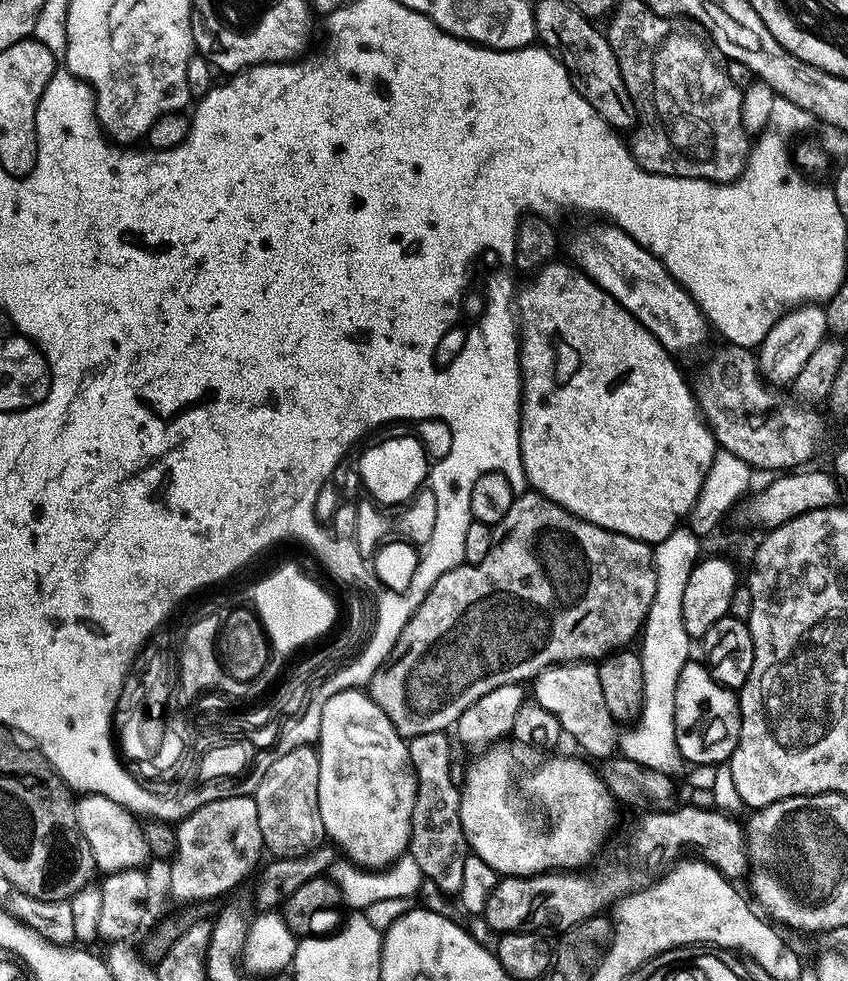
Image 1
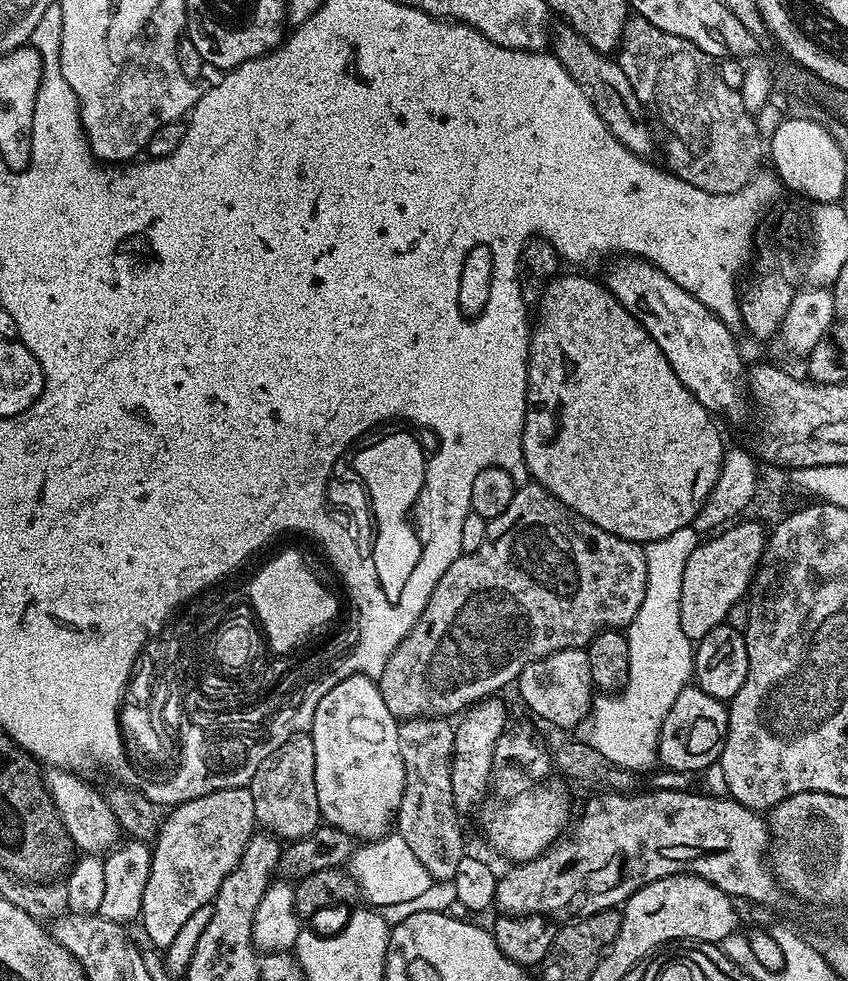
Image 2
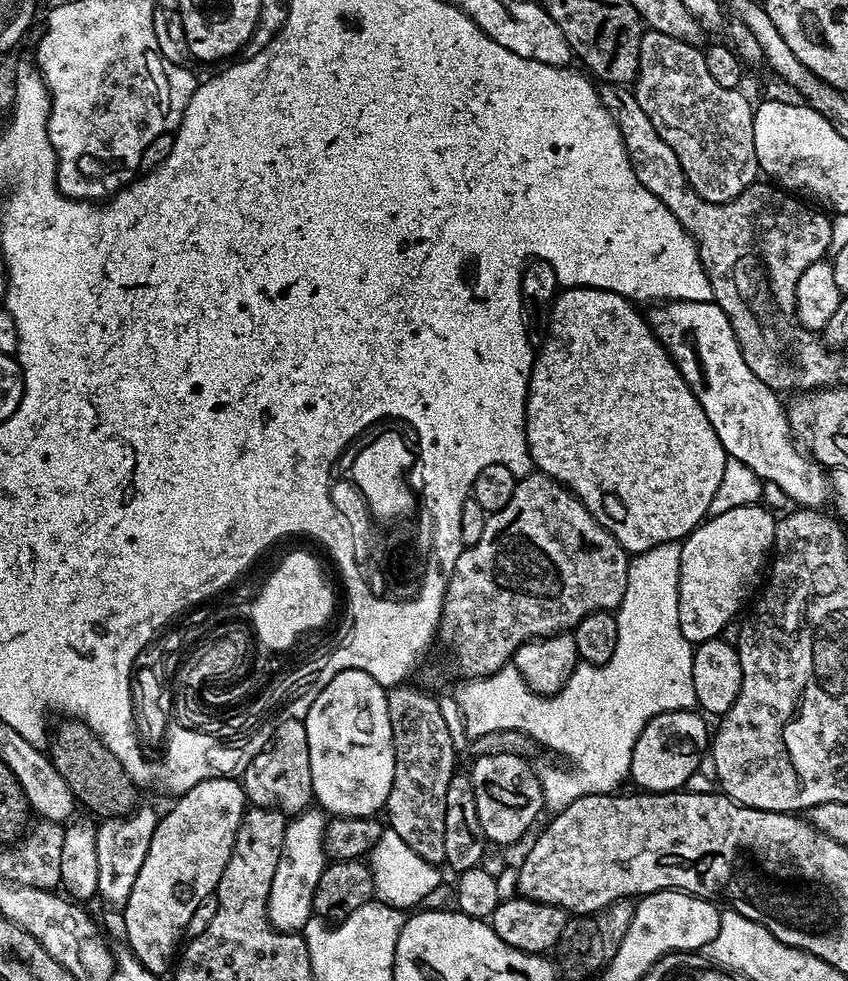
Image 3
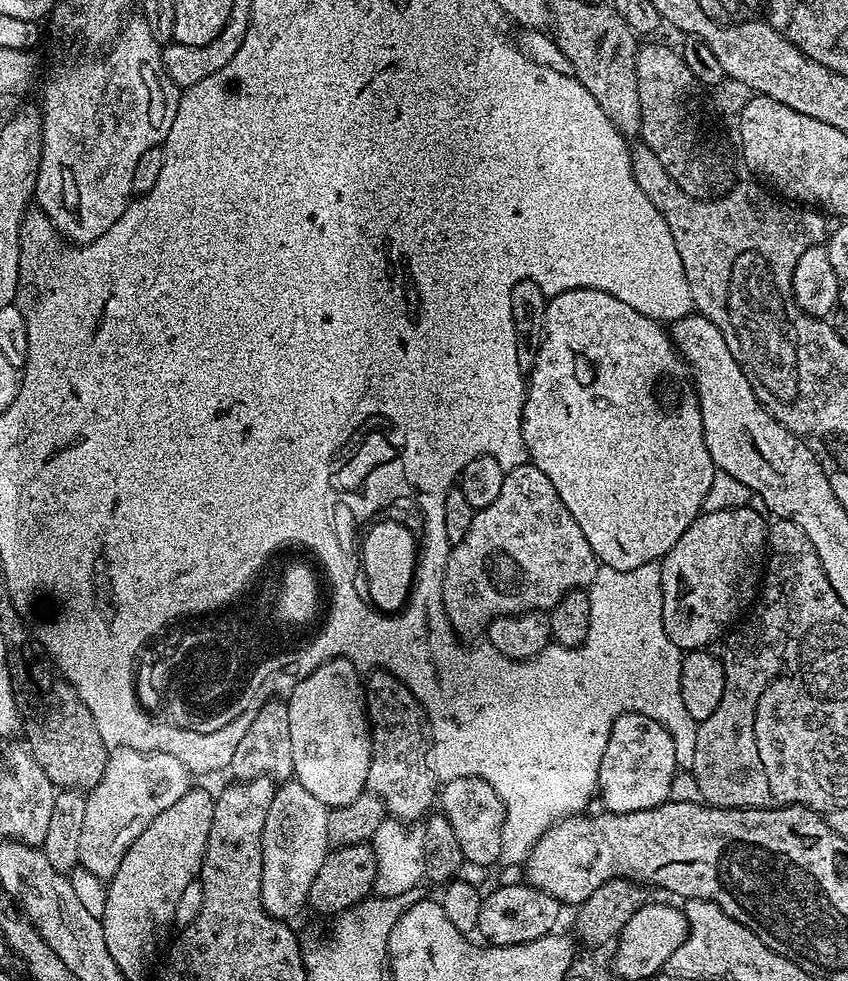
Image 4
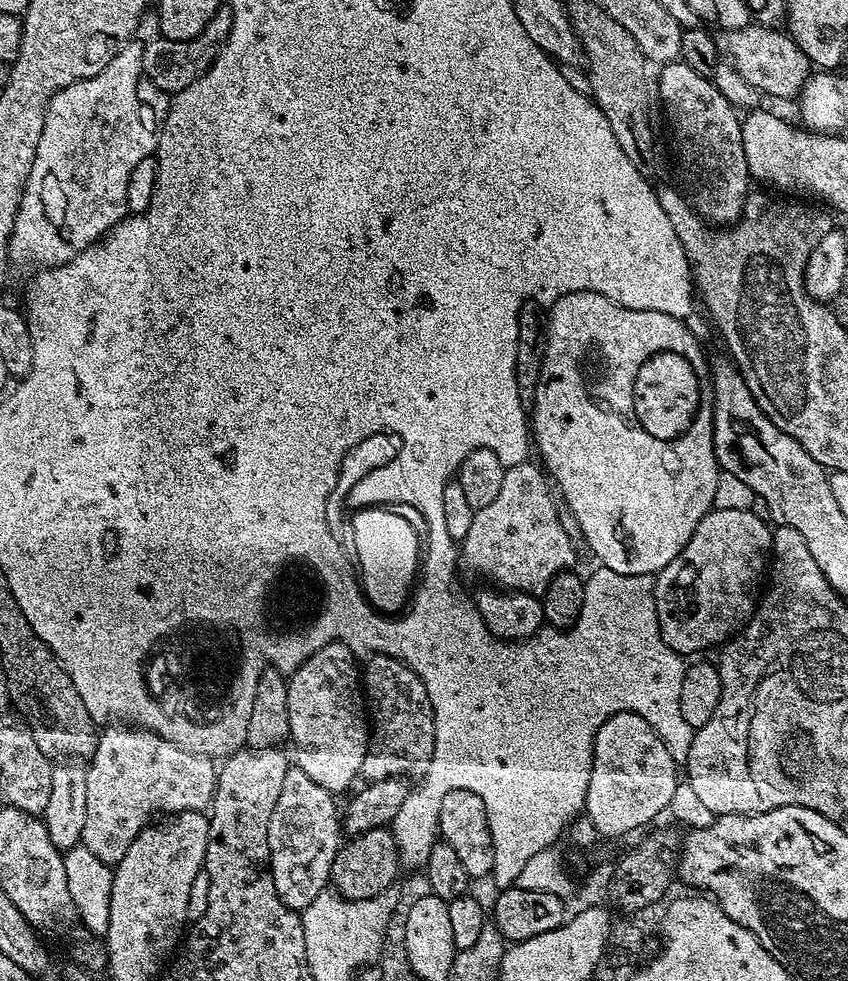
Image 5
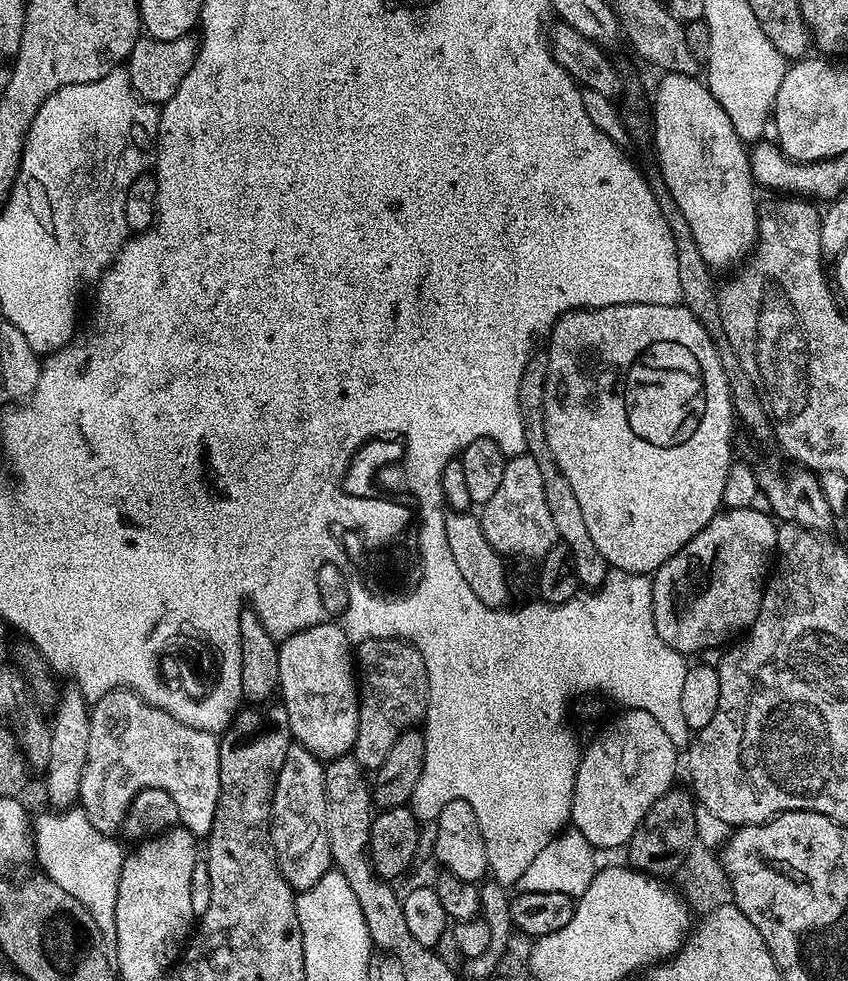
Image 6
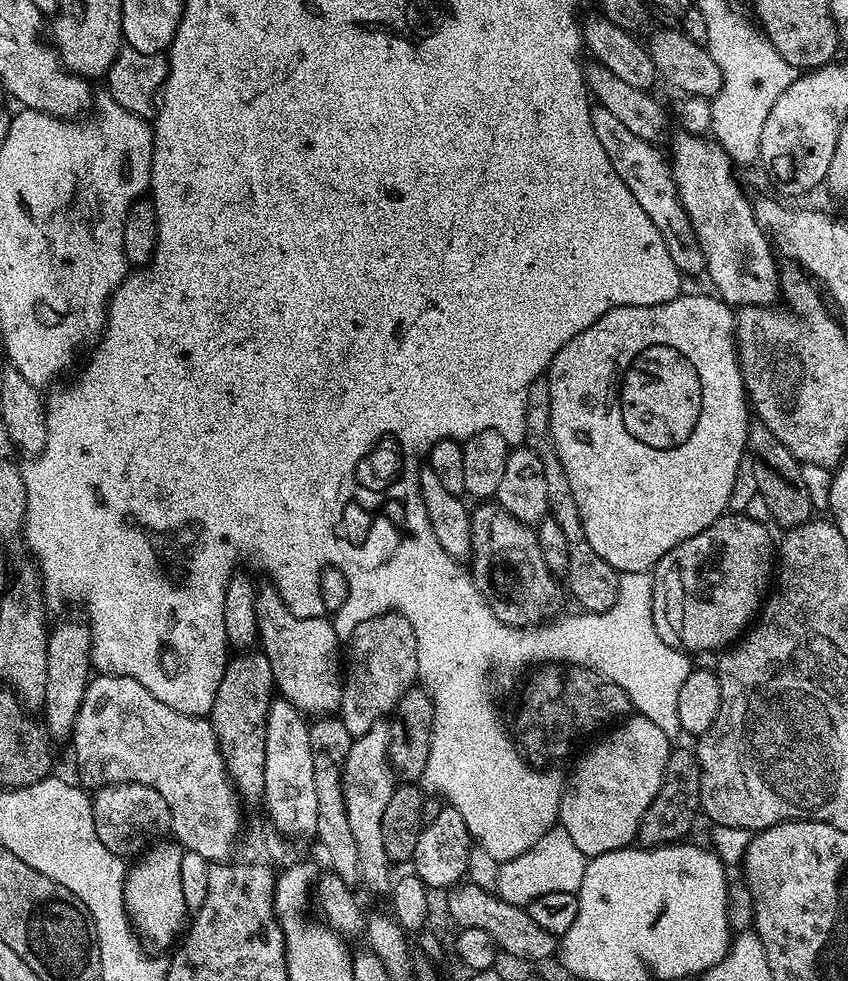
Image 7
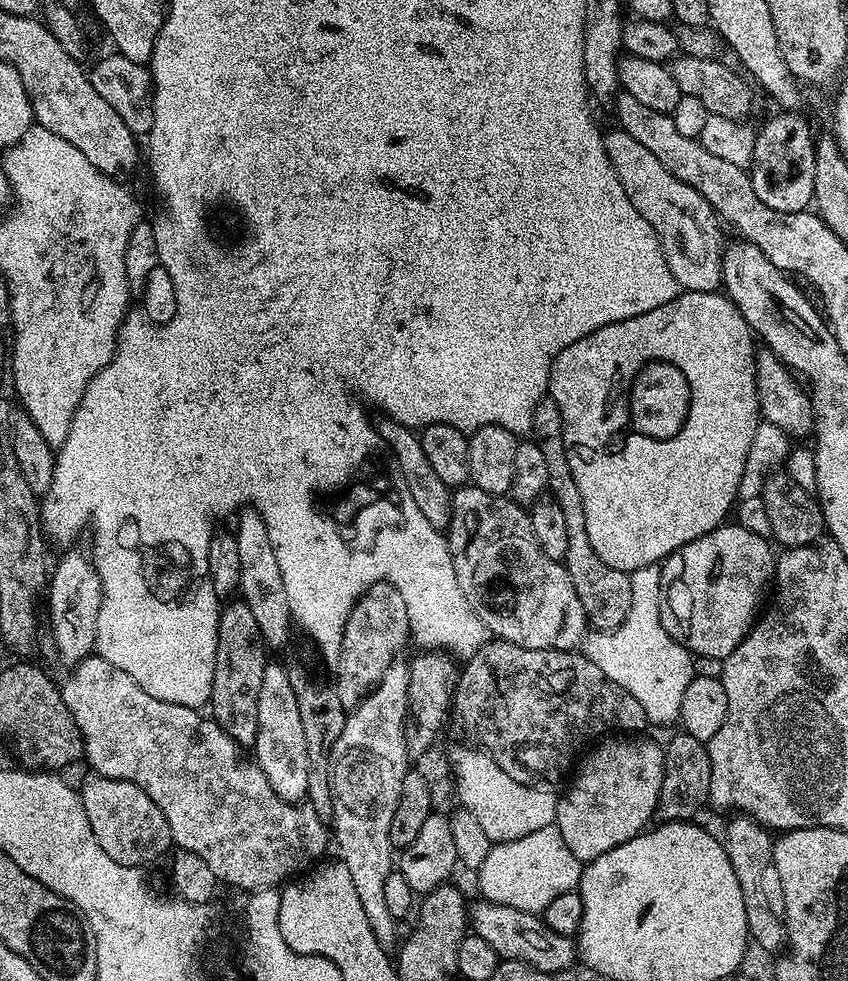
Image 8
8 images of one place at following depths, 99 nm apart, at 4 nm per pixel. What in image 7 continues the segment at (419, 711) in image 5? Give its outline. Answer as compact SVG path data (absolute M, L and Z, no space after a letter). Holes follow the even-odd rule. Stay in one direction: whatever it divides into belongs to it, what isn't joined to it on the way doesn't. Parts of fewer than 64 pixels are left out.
M389 610L378 616L368 616L355 628L356 625L350 632L352 641L349 644L347 641L346 644L346 663L342 668L344 689L338 709L339 720L344 723L346 730L353 738L361 736L363 732L369 732L374 725L391 717L396 711L396 704L411 688L417 687L420 678L418 638L414 634L414 626L410 626L410 622L401 612Z

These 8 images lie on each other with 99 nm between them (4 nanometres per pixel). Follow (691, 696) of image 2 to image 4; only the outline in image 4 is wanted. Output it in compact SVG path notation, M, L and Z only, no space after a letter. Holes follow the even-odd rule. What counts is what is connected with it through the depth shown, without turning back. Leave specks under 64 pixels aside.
M623 712L612 723L610 738L606 742L606 750L600 763L599 799L604 799L603 807L609 812L637 812L663 804L669 799L672 779L678 773L676 750L672 735L654 718L643 716L640 712Z

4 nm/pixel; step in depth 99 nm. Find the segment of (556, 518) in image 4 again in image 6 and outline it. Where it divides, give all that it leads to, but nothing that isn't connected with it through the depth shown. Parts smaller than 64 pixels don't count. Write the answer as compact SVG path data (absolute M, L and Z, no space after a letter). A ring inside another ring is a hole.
M530 455L514 456L505 463L502 482L494 498L482 505L478 515L486 542L490 542L501 557L521 556L524 560L539 562L551 548L557 547L554 518L550 518L546 490L542 490L542 474L538 471L538 462Z

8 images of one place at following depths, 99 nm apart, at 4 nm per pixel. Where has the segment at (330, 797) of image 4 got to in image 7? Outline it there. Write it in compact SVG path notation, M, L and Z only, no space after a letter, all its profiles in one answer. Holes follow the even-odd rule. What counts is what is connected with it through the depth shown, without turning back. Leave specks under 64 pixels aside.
M273 586L257 587L254 610L258 618L259 647L272 664L279 693L305 717L333 715L339 709L344 677L342 675L342 636L331 619L295 617Z

